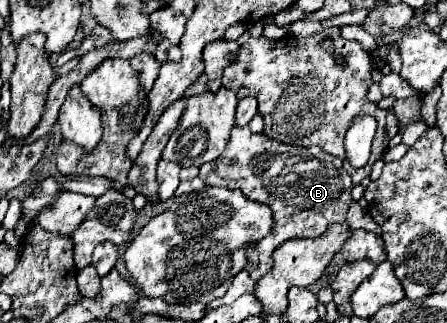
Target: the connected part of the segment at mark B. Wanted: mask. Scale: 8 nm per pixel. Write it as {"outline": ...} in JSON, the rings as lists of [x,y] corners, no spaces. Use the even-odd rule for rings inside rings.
{"outline":[[[235,126],[231,130],[223,156],[199,168],[199,178],[209,186],[239,188],[249,200],[267,204],[273,210],[273,228],[257,248],[247,250],[247,272],[259,280],[271,270],[273,250],[289,238],[317,238],[331,224],[343,224],[351,204],[351,178],[343,170],[343,160],[323,152],[319,146],[301,148],[281,144],[265,134],[253,134],[249,126]]]}

